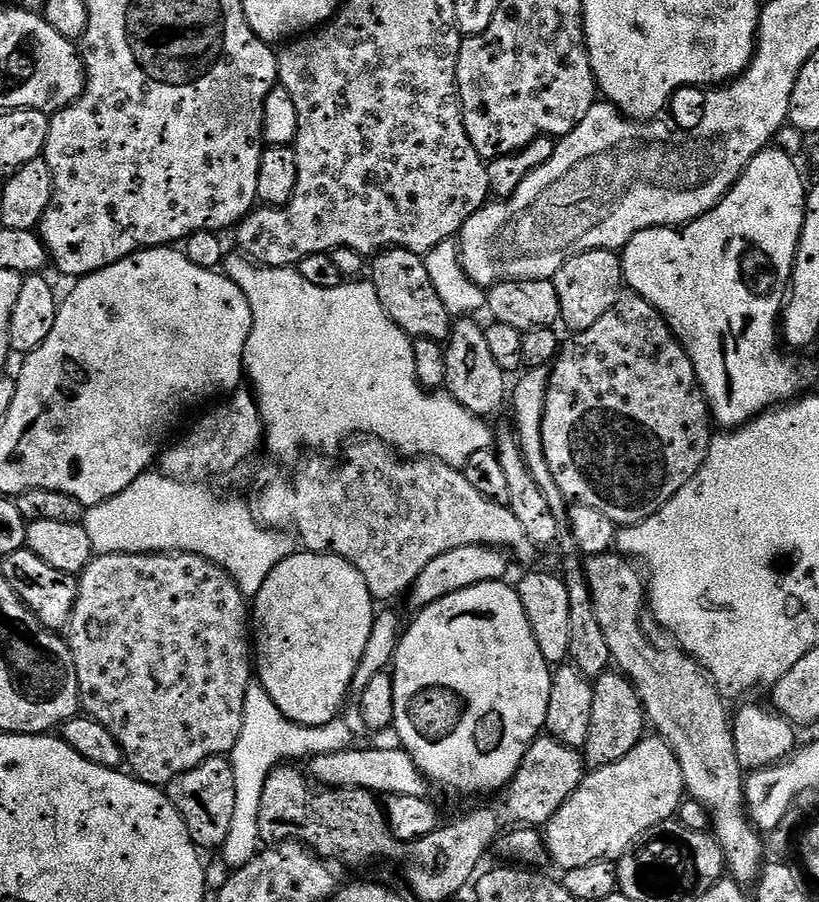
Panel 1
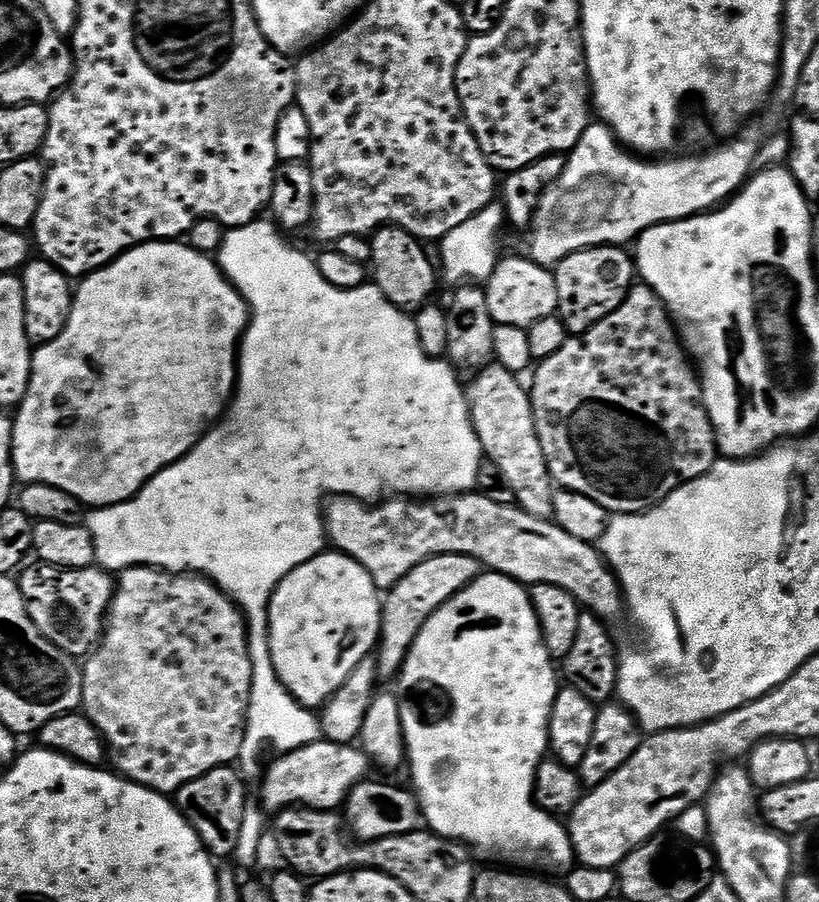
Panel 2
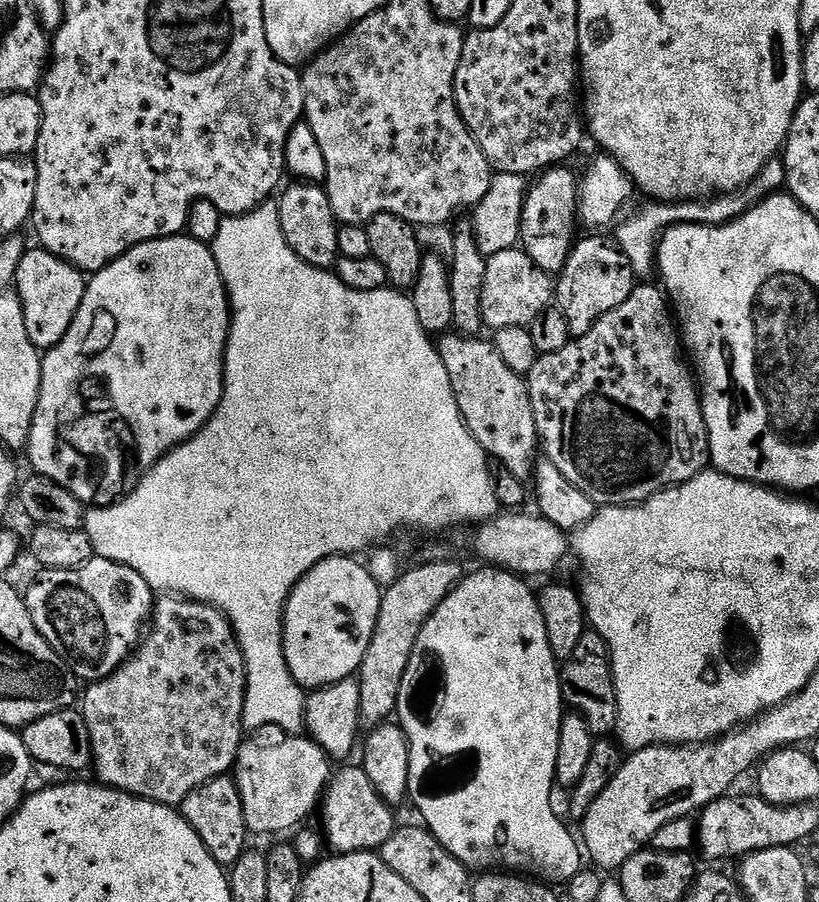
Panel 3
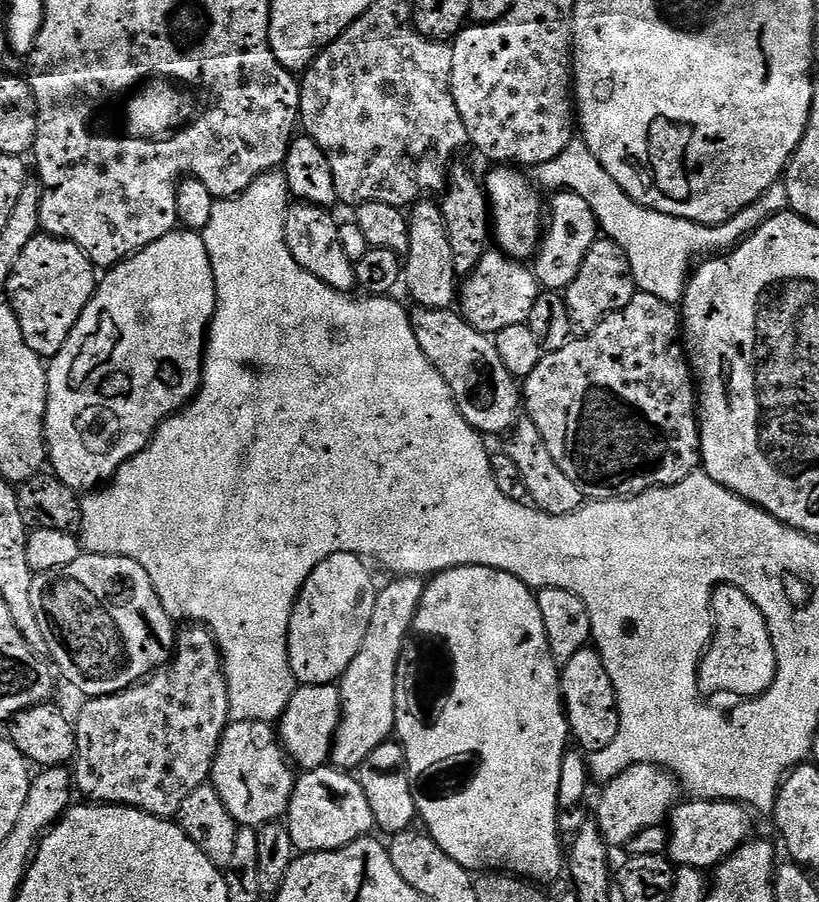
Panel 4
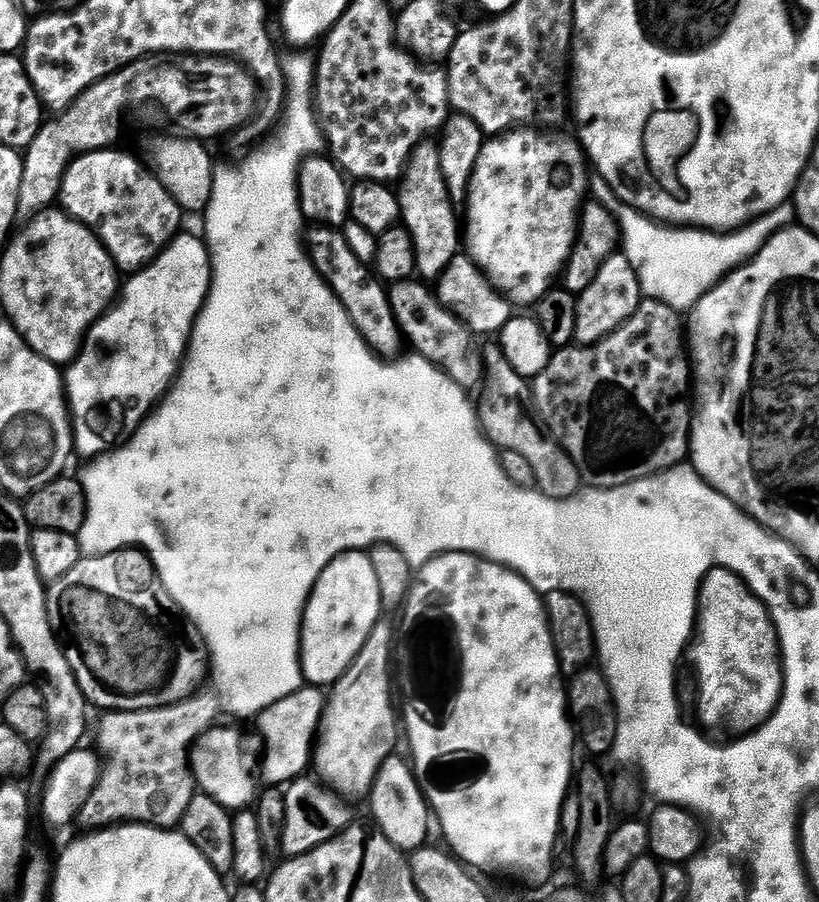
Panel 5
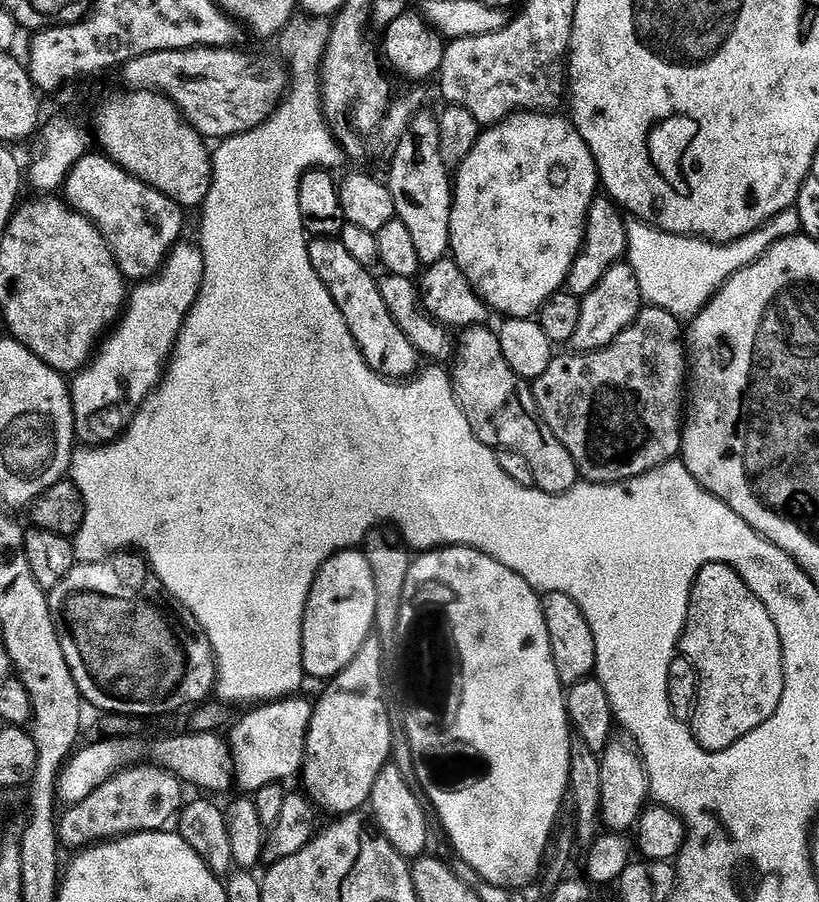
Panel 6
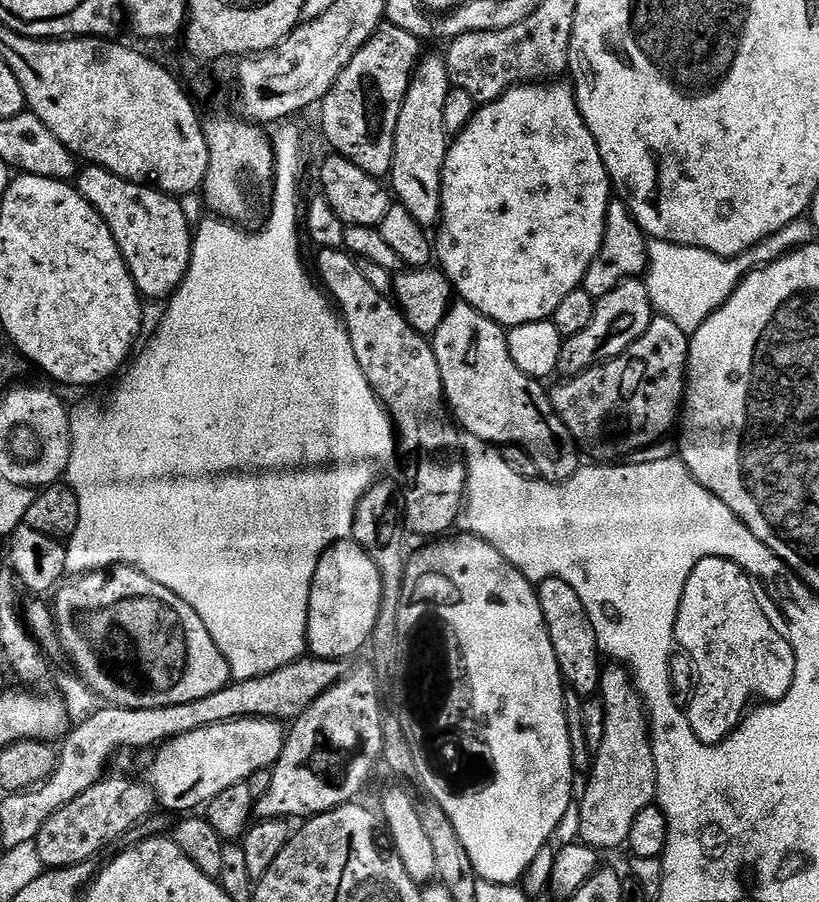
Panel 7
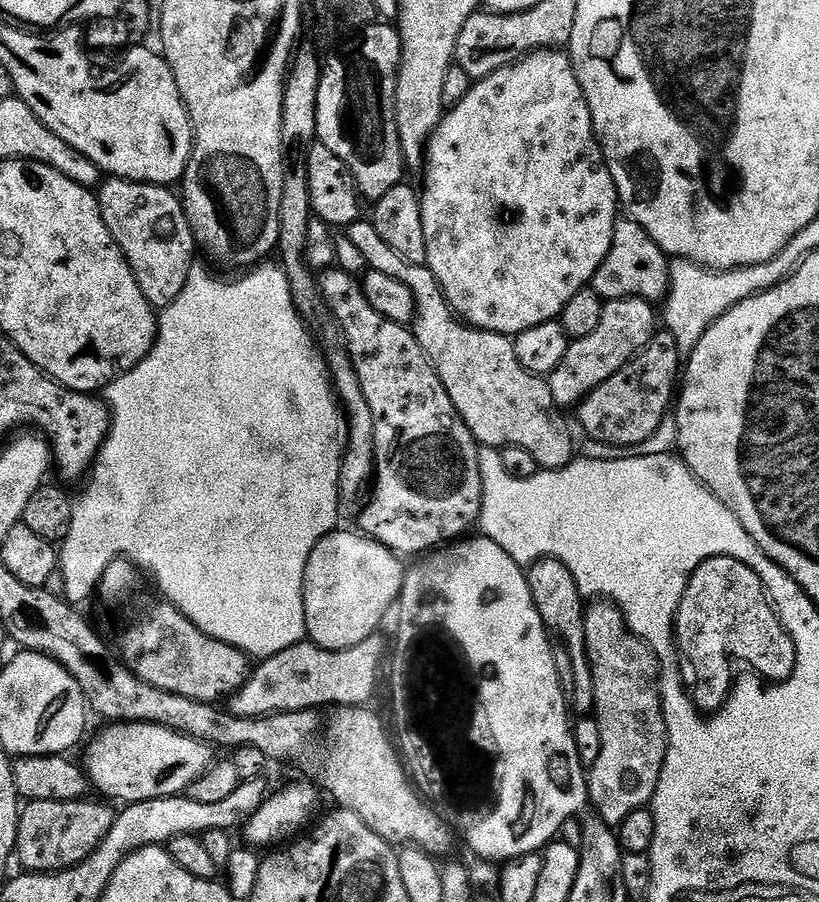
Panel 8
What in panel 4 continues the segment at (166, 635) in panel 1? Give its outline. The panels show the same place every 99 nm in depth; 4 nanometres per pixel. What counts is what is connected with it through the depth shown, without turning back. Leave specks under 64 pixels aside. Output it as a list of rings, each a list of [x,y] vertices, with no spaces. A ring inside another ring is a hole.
[[[188,626],[179,633],[178,643],[174,649],[174,655],[170,663],[161,668],[159,672],[152,673],[147,680],[134,685],[132,688],[110,694],[109,696],[94,696],[85,699],[84,709],[74,716],[76,729],[76,755],[74,759],[74,784],[81,797],[98,804],[117,804],[123,808],[140,808],[149,812],[151,816],[172,818],[179,813],[182,802],[194,794],[194,790],[205,787],[209,783],[212,767],[216,761],[216,755],[220,749],[220,743],[224,737],[224,731],[230,723],[230,694],[228,693],[228,675],[224,672],[224,655],[220,652],[219,645],[211,632],[203,626]]]

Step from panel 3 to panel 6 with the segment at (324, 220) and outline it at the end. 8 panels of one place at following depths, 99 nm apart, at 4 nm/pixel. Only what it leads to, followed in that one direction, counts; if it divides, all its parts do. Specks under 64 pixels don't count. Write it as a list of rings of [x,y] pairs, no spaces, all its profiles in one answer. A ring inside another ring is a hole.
[[[318,236],[309,239],[308,253],[314,274],[322,278],[322,286],[326,286],[330,298],[334,298],[334,306],[338,306],[342,318],[346,318],[346,326],[364,361],[379,376],[393,382],[404,382],[415,377],[421,367],[422,357],[410,338],[398,330],[398,322],[390,318],[390,310],[386,310],[386,301],[382,298],[379,279],[375,275],[372,277],[373,273],[346,251],[346,246],[342,246],[339,238]]]

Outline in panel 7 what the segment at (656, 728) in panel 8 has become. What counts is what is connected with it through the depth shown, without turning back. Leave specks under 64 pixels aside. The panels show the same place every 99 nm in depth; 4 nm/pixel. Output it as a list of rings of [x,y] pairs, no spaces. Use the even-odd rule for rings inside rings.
[[[608,667],[601,671],[598,693],[606,710],[606,734],[602,734],[602,746],[595,749],[584,797],[578,800],[579,843],[597,850],[623,849],[630,838],[634,818],[656,799],[656,763],[644,697],[632,683],[627,667]]]

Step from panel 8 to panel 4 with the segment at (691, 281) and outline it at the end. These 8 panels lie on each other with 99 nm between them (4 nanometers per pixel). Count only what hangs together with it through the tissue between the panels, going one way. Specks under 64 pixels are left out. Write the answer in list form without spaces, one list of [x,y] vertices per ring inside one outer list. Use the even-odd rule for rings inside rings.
[[[573,138],[570,146],[558,154],[550,162],[535,165],[534,180],[537,185],[552,188],[551,190],[567,190],[578,194],[578,198],[586,198],[590,210],[594,210],[600,231],[607,239],[613,240],[626,254],[630,262],[632,276],[636,280],[637,289],[646,294],[654,294],[654,298],[662,298],[662,302],[679,305],[684,299],[684,290],[688,286],[690,273],[693,271],[695,256],[708,258],[713,254],[724,254],[736,247],[741,240],[752,235],[758,226],[765,224],[780,212],[789,211],[788,191],[783,182],[770,186],[762,198],[758,198],[750,206],[746,206],[734,218],[721,224],[696,224],[692,220],[683,220],[670,214],[662,214],[634,202],[606,174],[602,162],[594,158],[594,154],[586,146],[582,138]]]

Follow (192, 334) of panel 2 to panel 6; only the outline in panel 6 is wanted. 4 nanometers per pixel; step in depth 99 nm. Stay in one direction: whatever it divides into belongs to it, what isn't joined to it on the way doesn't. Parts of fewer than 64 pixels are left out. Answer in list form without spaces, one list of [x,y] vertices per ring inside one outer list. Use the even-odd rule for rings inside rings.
[[[177,243],[169,252],[164,267],[153,279],[137,283],[133,292],[131,289],[114,331],[99,345],[91,363],[75,373],[70,391],[81,445],[99,446],[119,440],[140,405],[160,383],[184,319],[194,306],[204,281],[203,254],[195,243],[184,243]]]

